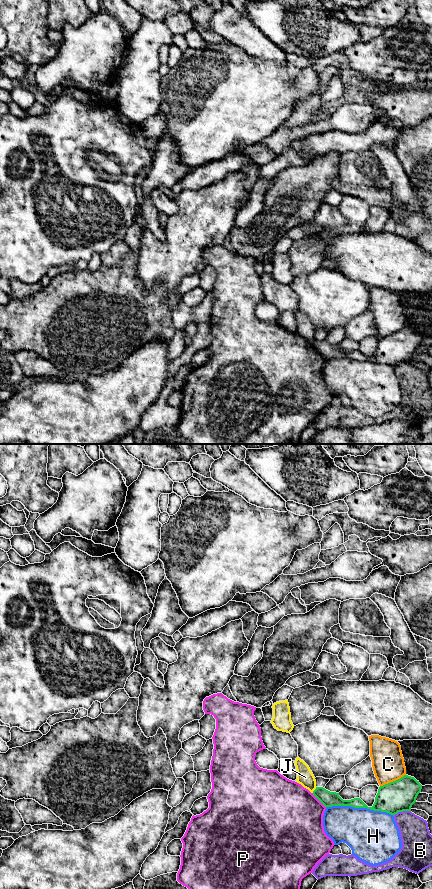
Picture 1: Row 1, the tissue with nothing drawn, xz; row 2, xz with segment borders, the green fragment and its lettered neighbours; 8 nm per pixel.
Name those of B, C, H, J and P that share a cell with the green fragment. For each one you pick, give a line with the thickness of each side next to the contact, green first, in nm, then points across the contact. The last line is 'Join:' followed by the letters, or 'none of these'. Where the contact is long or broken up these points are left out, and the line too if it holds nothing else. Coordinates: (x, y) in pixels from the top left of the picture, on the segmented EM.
Join: none of these

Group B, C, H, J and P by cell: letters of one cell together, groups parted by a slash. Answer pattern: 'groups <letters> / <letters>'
groups B / C / H / J / P

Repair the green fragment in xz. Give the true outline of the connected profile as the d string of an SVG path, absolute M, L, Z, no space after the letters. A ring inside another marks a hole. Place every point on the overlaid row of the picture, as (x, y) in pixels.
M404 775L400 779L380 786L372 807L368 807L360 798L343 800L339 793L316 787L313 795L325 806L351 806L395 815L398 812L411 811L422 785L414 777Z

